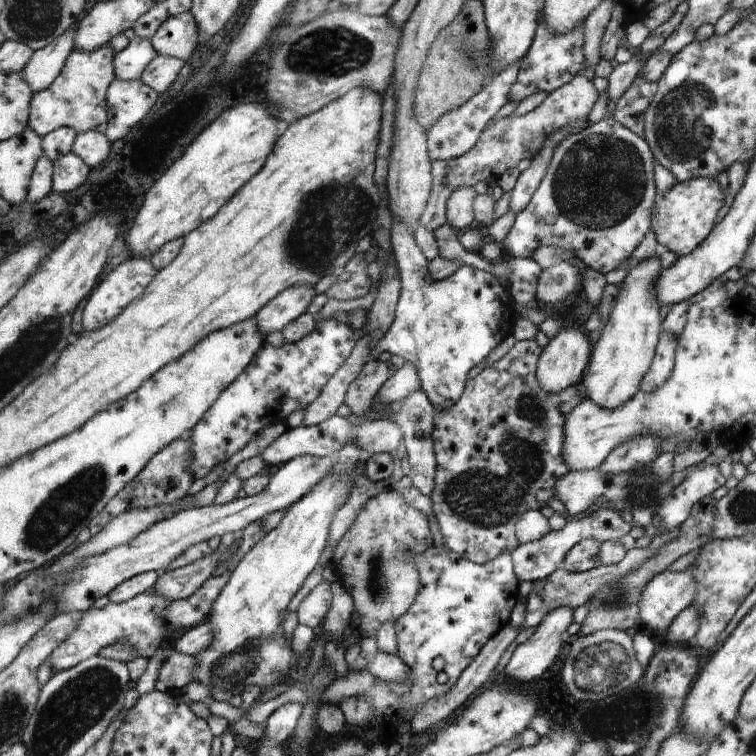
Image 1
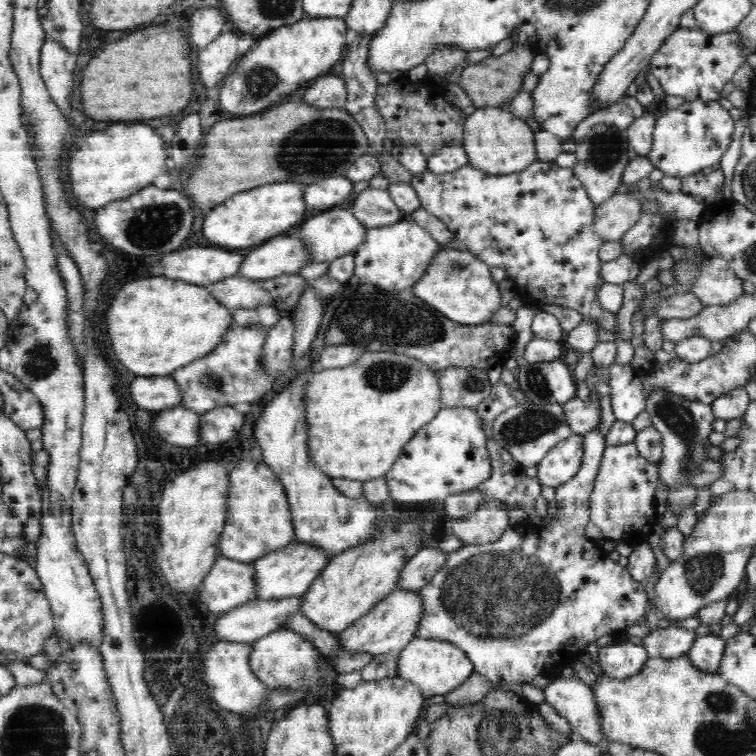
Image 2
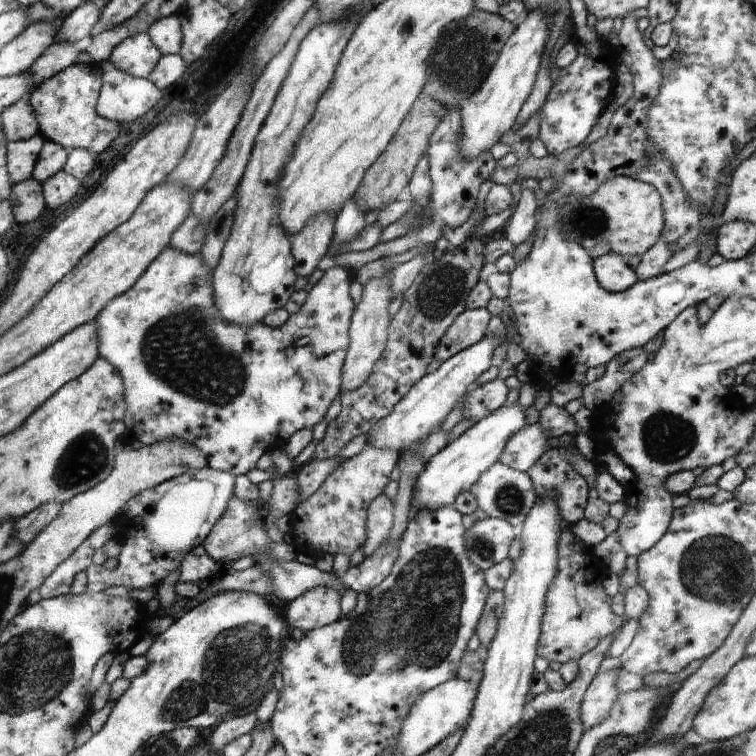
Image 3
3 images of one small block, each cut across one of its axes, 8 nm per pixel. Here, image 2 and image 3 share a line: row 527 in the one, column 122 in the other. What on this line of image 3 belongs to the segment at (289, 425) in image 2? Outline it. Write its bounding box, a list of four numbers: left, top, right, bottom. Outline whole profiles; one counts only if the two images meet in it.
[96,246,358,477]

